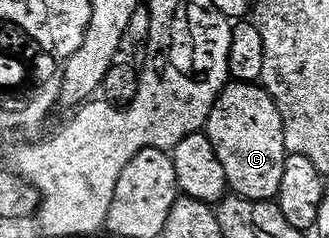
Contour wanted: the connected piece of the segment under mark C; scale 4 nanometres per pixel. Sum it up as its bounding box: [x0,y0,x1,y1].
[205,83,289,202]

